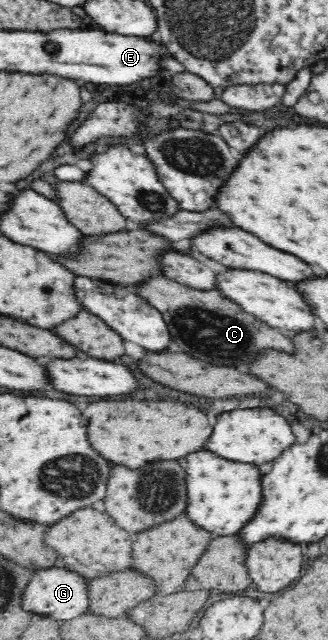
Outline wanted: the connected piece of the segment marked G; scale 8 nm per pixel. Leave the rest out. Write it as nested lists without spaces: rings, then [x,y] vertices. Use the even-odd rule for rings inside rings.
[[[44,569],[38,571],[30,583],[26,583],[22,591],[22,609],[38,615],[46,615],[46,618],[53,619],[56,622],[65,622],[87,611],[88,599],[86,599],[86,581],[66,569]]]

